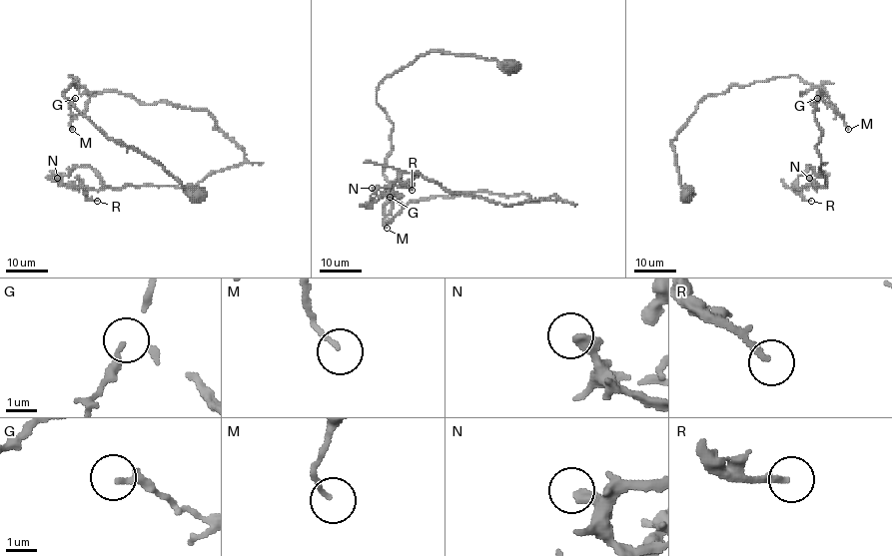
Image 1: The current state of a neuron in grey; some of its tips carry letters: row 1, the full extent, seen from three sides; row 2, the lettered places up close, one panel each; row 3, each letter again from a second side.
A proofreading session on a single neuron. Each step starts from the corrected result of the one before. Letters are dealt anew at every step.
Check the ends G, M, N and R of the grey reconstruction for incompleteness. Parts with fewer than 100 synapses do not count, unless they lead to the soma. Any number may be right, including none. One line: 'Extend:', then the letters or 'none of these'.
Extend: none of these

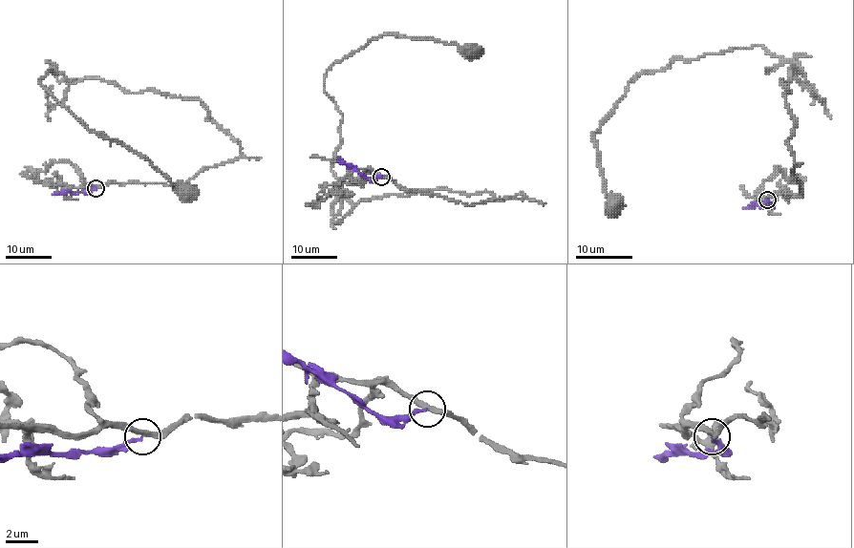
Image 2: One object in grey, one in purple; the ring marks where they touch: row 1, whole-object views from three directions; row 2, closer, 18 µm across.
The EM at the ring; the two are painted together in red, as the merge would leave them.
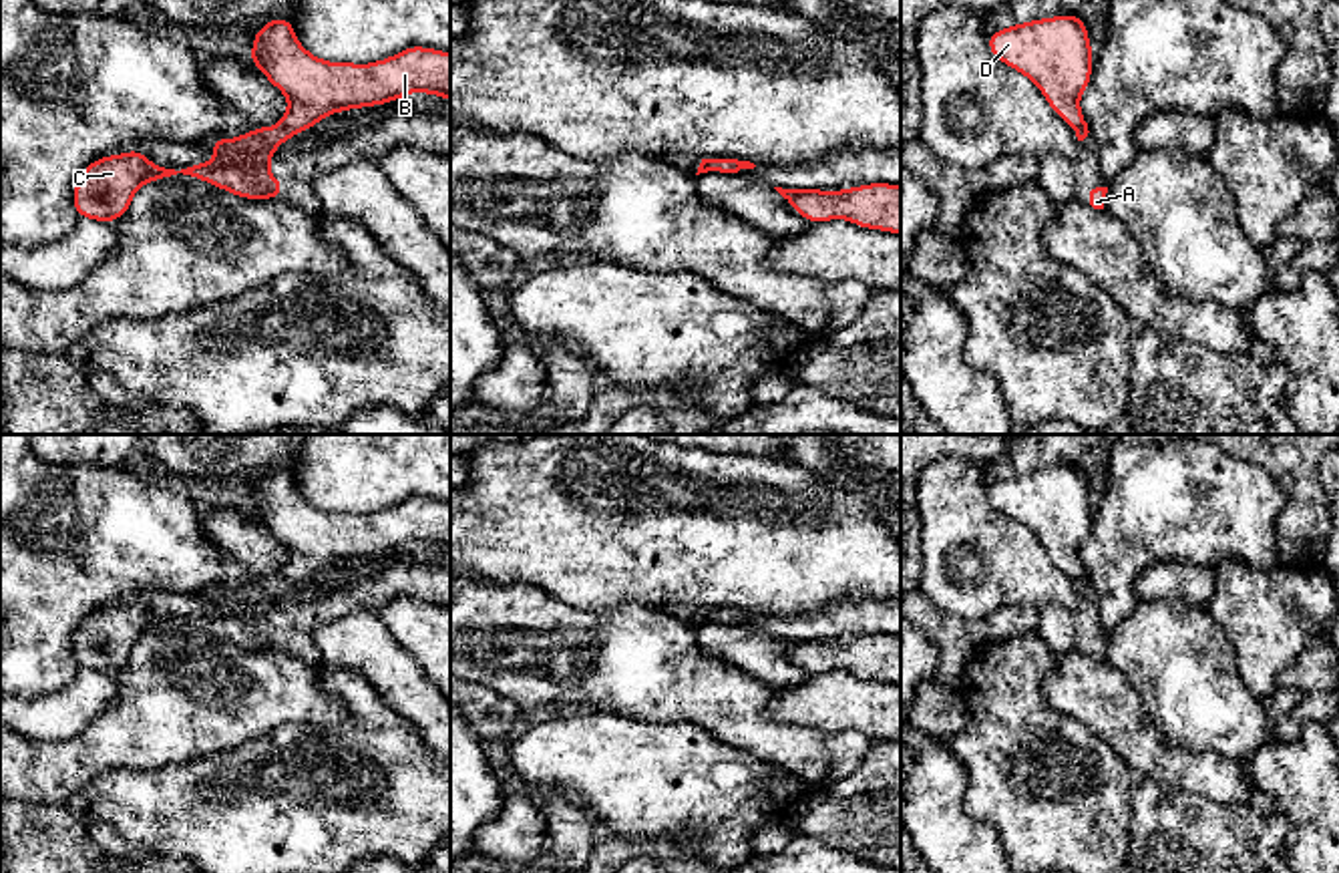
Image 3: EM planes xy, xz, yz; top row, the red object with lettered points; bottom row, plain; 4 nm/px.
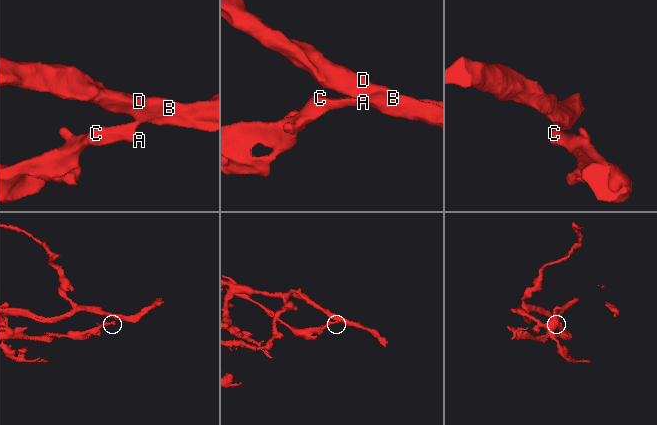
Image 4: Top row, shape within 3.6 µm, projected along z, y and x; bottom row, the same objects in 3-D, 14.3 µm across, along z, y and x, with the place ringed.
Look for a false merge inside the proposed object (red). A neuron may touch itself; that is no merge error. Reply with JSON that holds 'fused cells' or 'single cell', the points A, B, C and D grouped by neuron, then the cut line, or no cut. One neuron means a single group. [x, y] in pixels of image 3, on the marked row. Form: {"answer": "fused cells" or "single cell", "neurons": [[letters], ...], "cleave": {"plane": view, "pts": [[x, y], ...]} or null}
{"answer": "fused cells", "neurons": [["A", "C"], ["B", "D"]], "cleave": {"plane": "xy", "pts": [[278, 125], [292, 133]]}}

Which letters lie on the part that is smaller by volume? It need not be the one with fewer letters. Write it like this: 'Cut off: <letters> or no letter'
Cut off: A, C

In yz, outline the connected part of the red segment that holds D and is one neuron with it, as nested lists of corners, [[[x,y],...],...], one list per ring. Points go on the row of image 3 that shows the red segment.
[[[1058,14],[995,30],[987,36],[989,52],[1033,80],[1074,131],[1088,129],[1080,97],[1092,78],[1094,52],[1086,22],[1074,14]]]

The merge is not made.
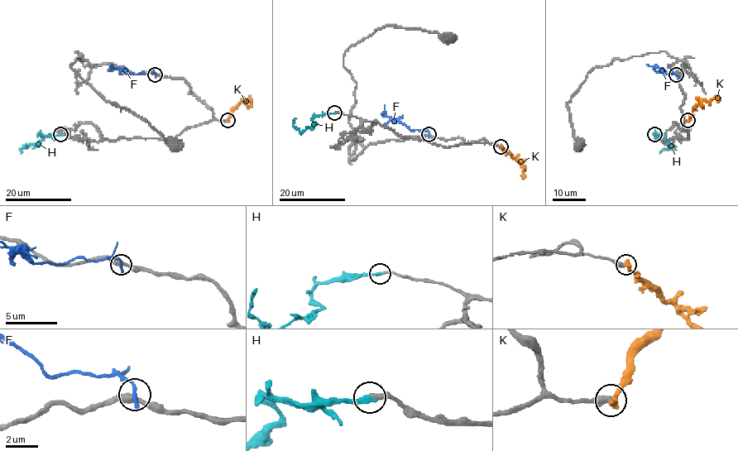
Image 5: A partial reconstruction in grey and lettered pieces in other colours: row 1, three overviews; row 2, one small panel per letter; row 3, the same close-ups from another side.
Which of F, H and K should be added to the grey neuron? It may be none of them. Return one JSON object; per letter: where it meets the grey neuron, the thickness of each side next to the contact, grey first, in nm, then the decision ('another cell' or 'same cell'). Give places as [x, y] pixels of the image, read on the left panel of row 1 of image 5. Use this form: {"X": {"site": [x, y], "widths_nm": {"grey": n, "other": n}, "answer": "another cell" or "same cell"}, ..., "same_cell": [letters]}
{"F": {"site": [155, 74], "widths_nm": {"grey": 380, "other": 240}, "answer": "another cell"}, "H": {"site": [60, 134], "widths_nm": {"grey": 260, "other": 320}, "answer": "same cell"}, "K": {"site": [227, 120], "widths_nm": {"grey": 440, "other": 480}, "answer": "another cell"}, "same_cell": ["H"]}

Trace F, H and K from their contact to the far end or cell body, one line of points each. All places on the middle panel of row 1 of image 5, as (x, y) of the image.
F: (428, 134), (425, 131), (410, 130), (394, 120), (385, 114), (385, 104)
H: (333, 112), (318, 114), (313, 121), (316, 123), (301, 131), (293, 125), (295, 117)
K: (500, 146), (524, 169), (524, 179)

